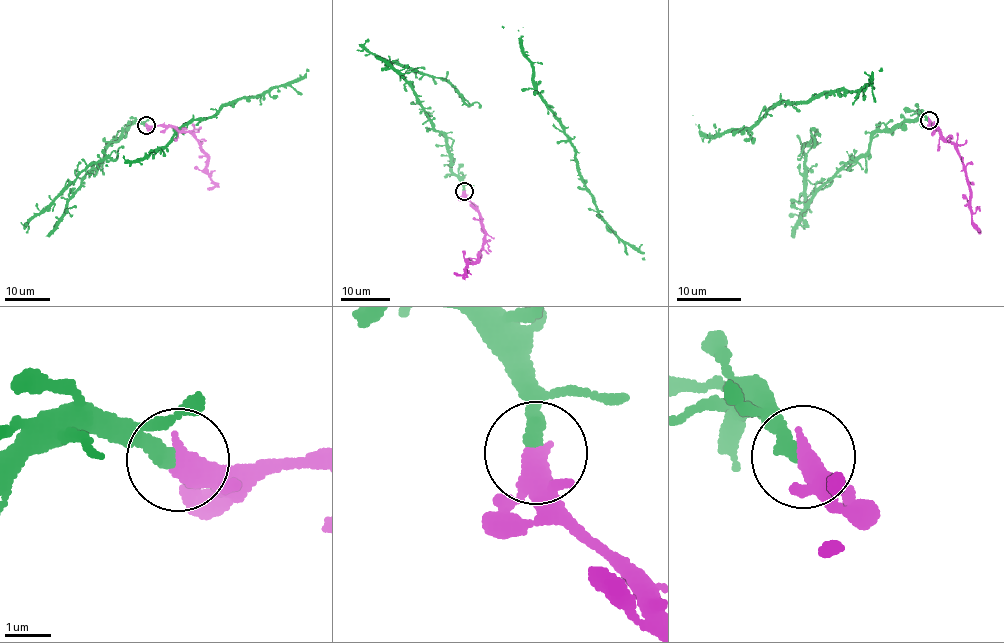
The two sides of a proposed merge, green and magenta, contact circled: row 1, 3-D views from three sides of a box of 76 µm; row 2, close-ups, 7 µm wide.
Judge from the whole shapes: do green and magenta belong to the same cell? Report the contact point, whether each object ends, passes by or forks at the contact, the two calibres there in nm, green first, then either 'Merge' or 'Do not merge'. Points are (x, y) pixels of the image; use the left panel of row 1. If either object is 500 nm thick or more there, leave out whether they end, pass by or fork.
Place: (146, 125). At the ring green ends. At the ring magenta passes by. Thickness 320 nm (green) against 360 nm. Merge

